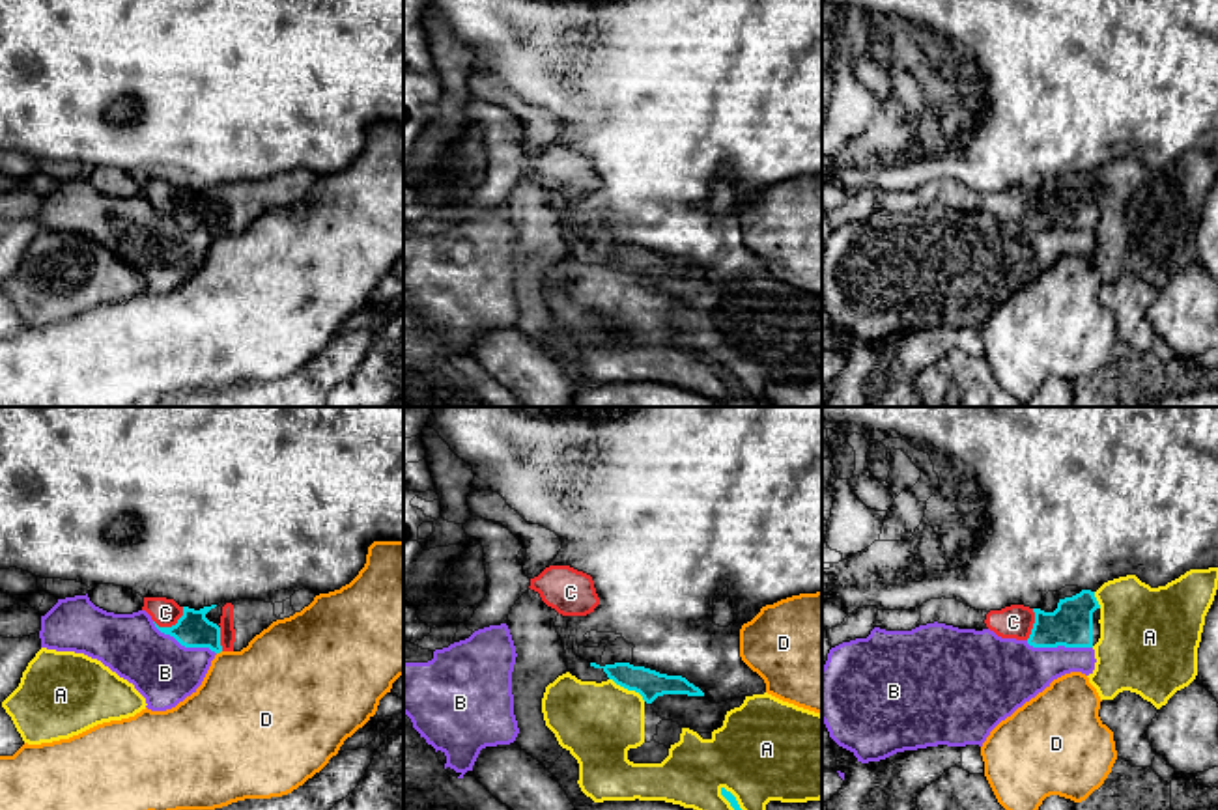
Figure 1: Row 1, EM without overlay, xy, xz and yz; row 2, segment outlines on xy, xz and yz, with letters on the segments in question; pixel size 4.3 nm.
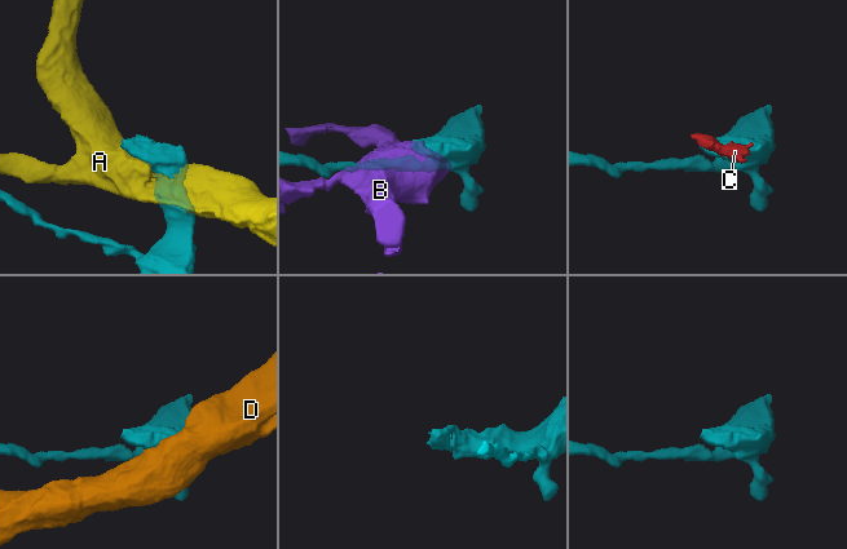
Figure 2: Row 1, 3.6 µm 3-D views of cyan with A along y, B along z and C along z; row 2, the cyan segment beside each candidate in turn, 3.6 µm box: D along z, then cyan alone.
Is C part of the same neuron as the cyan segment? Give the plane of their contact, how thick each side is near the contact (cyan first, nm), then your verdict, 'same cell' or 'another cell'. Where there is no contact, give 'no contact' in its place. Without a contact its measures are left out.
xy | 160/120 nm | same cell

